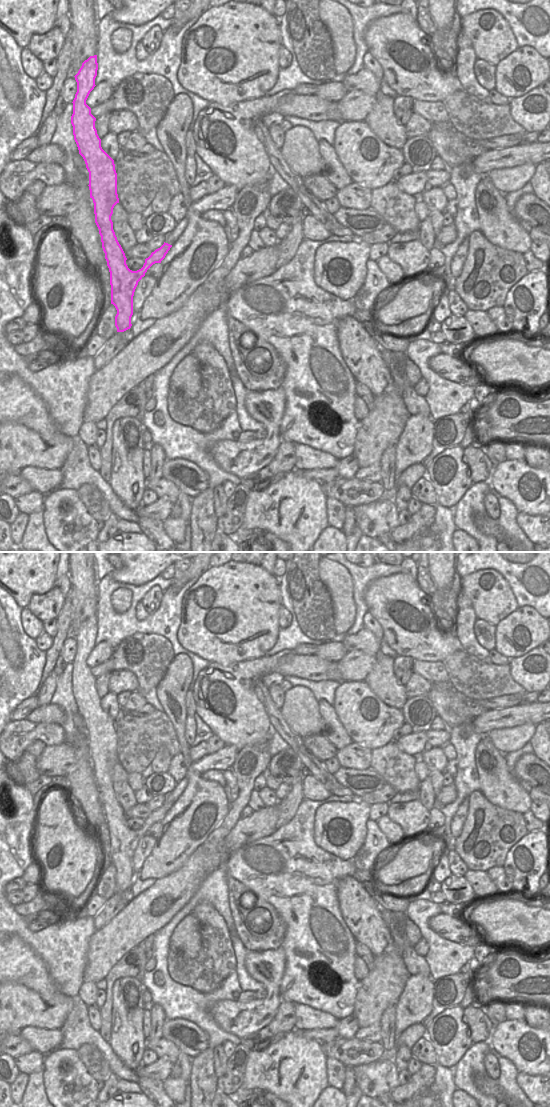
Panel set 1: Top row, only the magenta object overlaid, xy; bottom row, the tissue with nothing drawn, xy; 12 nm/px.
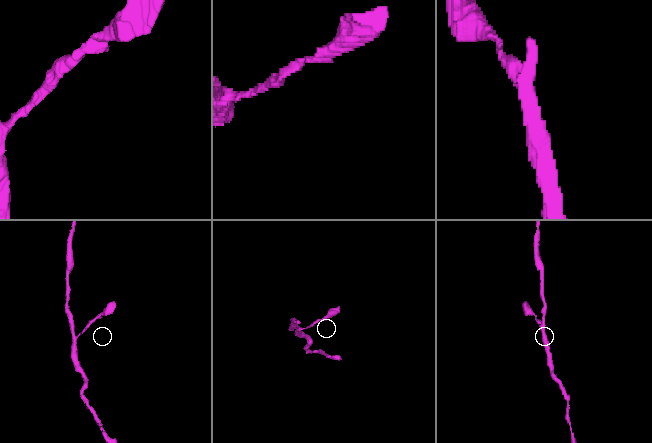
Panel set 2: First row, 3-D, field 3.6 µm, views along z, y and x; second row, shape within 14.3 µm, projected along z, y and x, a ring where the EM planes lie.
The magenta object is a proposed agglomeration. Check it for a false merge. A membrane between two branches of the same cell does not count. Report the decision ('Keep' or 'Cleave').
Keep

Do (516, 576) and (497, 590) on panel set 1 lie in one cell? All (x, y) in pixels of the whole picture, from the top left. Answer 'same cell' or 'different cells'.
different cells

